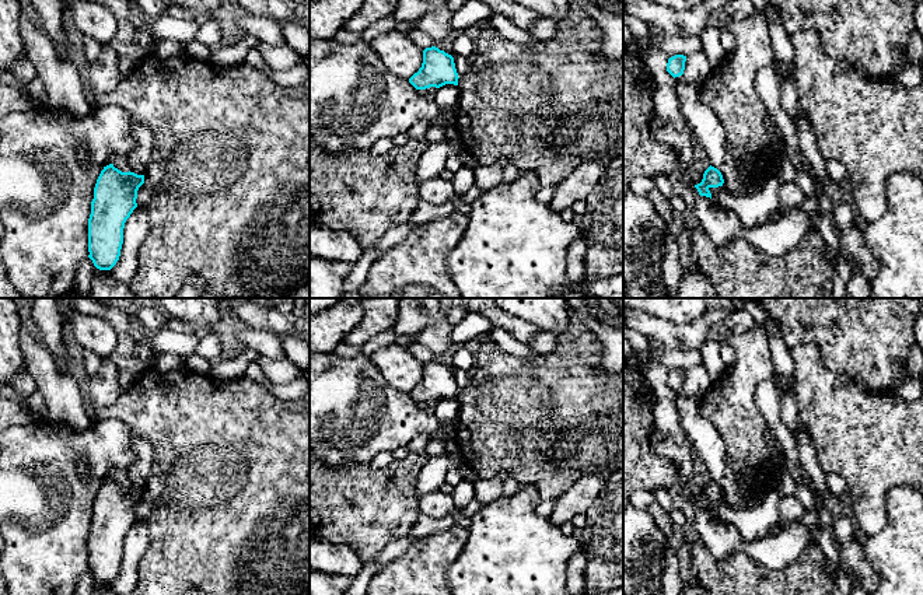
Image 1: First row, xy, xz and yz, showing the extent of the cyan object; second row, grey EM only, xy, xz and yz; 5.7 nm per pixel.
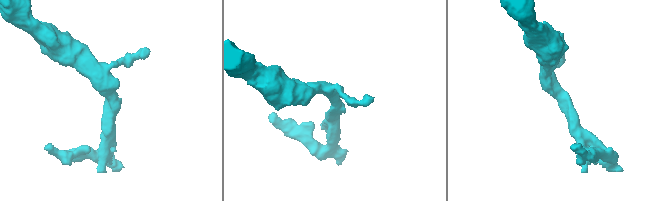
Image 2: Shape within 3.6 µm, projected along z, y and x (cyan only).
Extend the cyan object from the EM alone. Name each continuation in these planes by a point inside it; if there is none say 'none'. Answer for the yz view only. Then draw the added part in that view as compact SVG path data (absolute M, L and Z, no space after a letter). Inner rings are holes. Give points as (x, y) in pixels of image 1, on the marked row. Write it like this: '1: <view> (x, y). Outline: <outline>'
none

